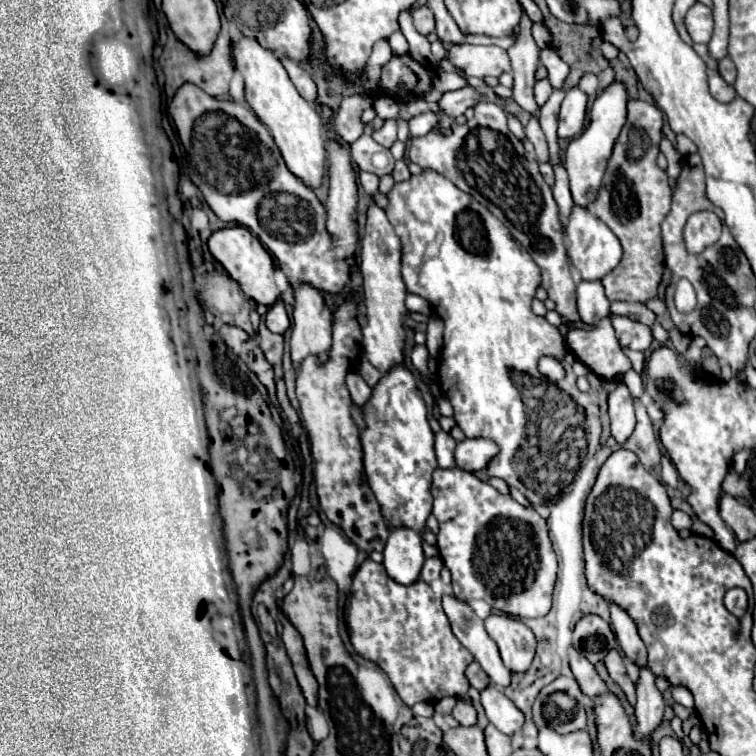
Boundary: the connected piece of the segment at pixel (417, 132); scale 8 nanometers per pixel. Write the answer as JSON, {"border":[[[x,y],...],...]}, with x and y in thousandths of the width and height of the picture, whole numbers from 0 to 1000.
{"border":[[[556,151],[556,153],[548,153],[542,159],[542,180],[561,180],[569,175],[569,169],[574,167],[577,161],[577,151]]]}

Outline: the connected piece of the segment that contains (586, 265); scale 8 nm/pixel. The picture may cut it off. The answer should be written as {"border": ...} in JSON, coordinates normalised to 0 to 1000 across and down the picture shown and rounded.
{"border":[[[759,272],[757,286],[749,296],[749,331],[757,352],[770,362],[772,370],[796,370],[807,357],[812,357],[823,341],[823,325],[820,317],[812,312],[812,307],[794,294],[780,278]]]}

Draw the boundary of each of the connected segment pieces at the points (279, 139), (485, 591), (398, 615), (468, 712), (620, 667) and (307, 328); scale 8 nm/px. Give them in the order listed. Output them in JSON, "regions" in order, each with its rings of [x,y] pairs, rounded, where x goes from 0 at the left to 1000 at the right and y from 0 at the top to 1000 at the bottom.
{"regions":[[[[320,50],[312,63],[307,63],[307,82],[325,108],[325,135],[339,148],[347,164],[362,180],[362,188],[378,214],[378,222],[394,233],[407,249],[418,251],[426,246],[429,235],[429,180],[426,159],[413,135],[405,135],[384,108],[370,79],[352,63],[347,63],[333,50]]],[[[577,619],[571,627],[571,656],[571,680],[582,693],[579,728],[585,743],[598,757],[601,788],[616,796],[640,794],[651,804],[688,817],[714,817],[725,812],[730,802],[730,780],[735,772],[738,743],[730,728],[722,688],[709,675],[685,667],[677,656],[659,651],[646,638],[608,619]]],[[[484,738],[468,765],[463,778],[463,802],[458,807],[460,820],[460,836],[463,847],[468,841],[468,857],[476,868],[484,873],[497,876],[516,897],[519,907],[524,910],[526,921],[534,926],[534,931],[548,934],[550,929],[579,929],[587,921],[614,923],[622,905],[616,897],[616,884],[622,876],[627,876],[627,868],[603,847],[603,841],[595,833],[593,817],[587,815],[587,807],[582,802],[582,794],[574,788],[569,775],[558,767],[550,767],[548,772],[532,775],[524,767],[519,767],[511,757],[511,751],[489,738]]],[[[614,923],[614,926],[606,926],[606,931],[603,931],[601,939],[598,939],[598,947],[601,947],[611,960],[624,960],[624,958],[630,958],[630,952],[632,952],[630,937],[627,937],[624,929],[619,929],[616,923]]],[[[810,860],[810,862],[804,862],[804,868],[799,870],[799,876],[802,876],[802,884],[804,884],[807,894],[810,894],[810,897],[817,902],[817,907],[828,915],[831,929],[833,929],[833,931],[839,931],[839,929],[841,929],[839,902],[836,902],[836,899],[833,899],[833,894],[828,892],[828,884],[825,884],[825,878],[823,878],[820,865],[817,865],[815,860]]],[[[392,376],[389,378],[389,413],[386,413],[386,447],[384,447],[384,463],[386,463],[386,479],[394,487],[397,479],[402,476],[402,471],[407,468],[418,468],[423,474],[423,479],[431,476],[437,452],[439,452],[439,410],[434,407],[426,386],[421,381],[415,381],[413,376]]]]}

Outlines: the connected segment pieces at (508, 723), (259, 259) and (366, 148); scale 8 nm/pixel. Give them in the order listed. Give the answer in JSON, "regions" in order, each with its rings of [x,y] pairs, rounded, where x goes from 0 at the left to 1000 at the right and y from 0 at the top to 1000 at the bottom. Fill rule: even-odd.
{"regions":[[[[651,905],[635,915],[638,934],[643,939],[646,952],[667,971],[680,974],[693,960],[693,942],[661,913],[656,913]]],[[[307,299],[307,302],[294,302],[280,307],[280,312],[275,315],[275,331],[299,354],[299,360],[317,376],[325,392],[352,405],[360,405],[365,399],[370,386],[362,373],[362,344],[357,333],[344,323],[344,317],[331,310],[328,302]]],[[[479,177],[466,193],[466,212],[474,217],[474,222],[476,225],[484,225],[484,228],[492,228],[492,230],[497,230],[497,233],[508,233],[508,230],[516,230],[519,225],[521,225],[521,206],[516,204],[516,198],[513,196],[508,196],[508,193],[503,193],[492,180],[484,180],[484,177]],[[511,201],[511,217],[505,217],[505,220],[500,220],[500,217],[495,217],[495,206],[497,204],[508,204]]]]}

